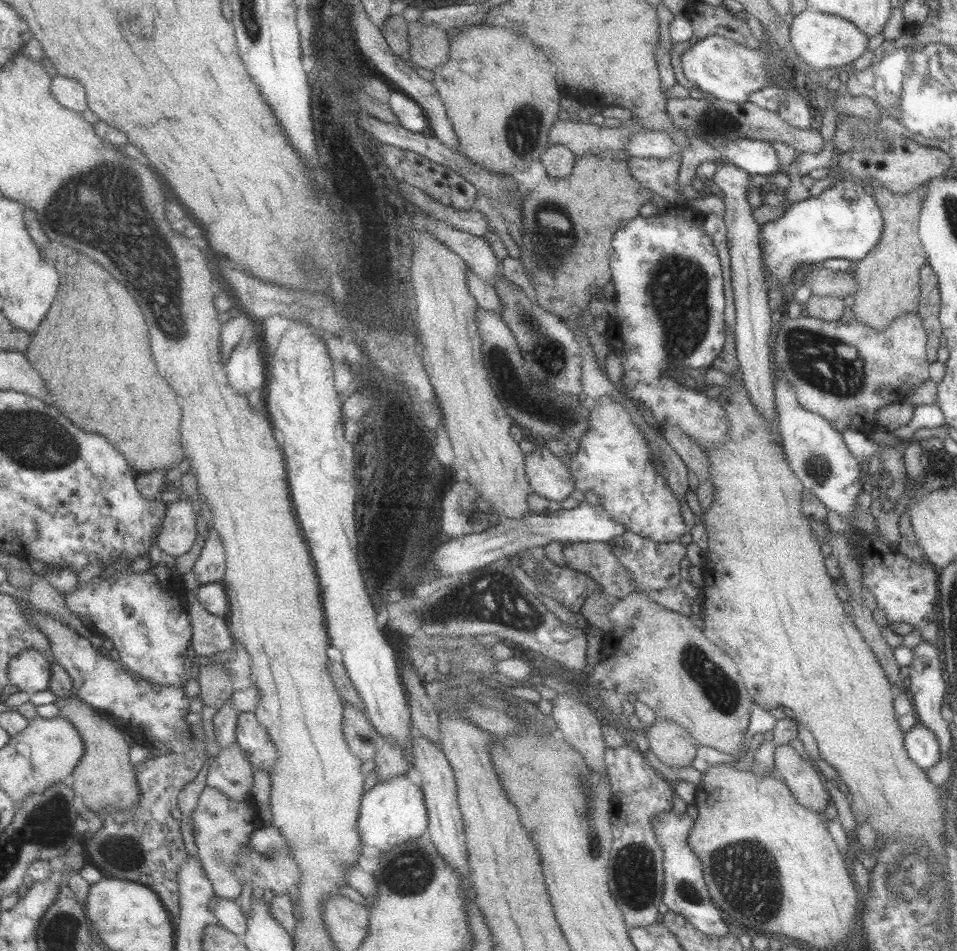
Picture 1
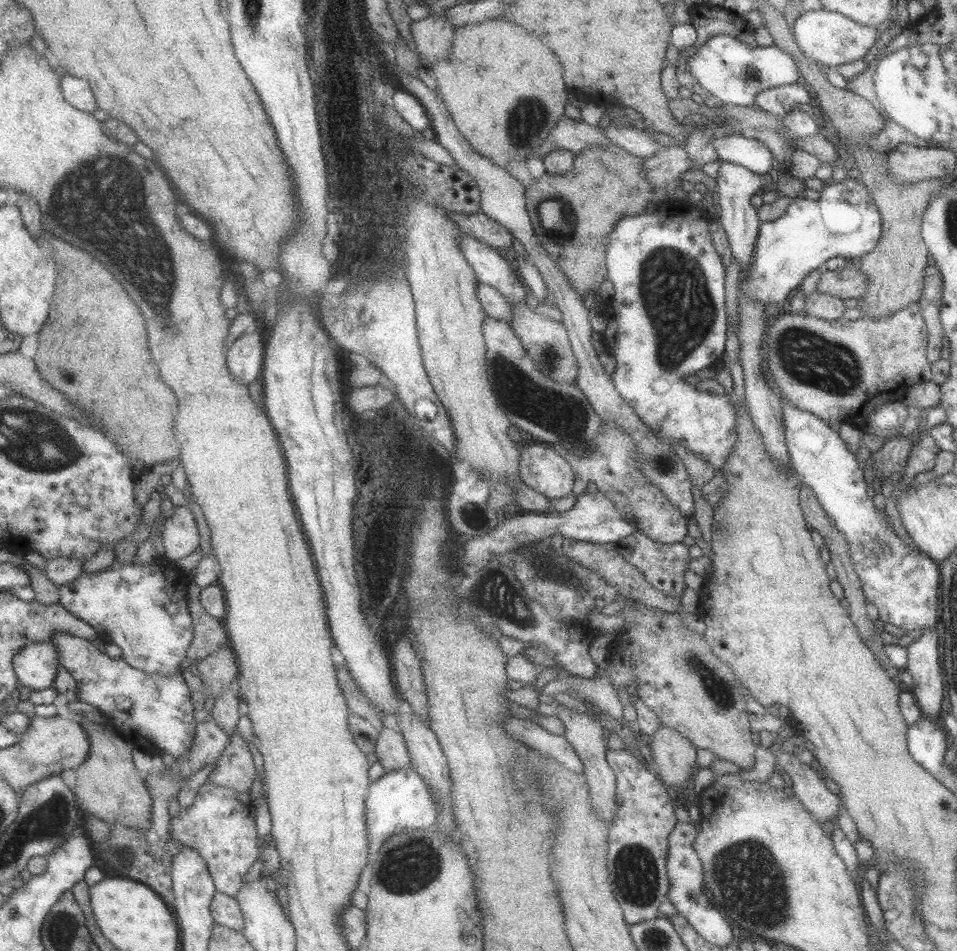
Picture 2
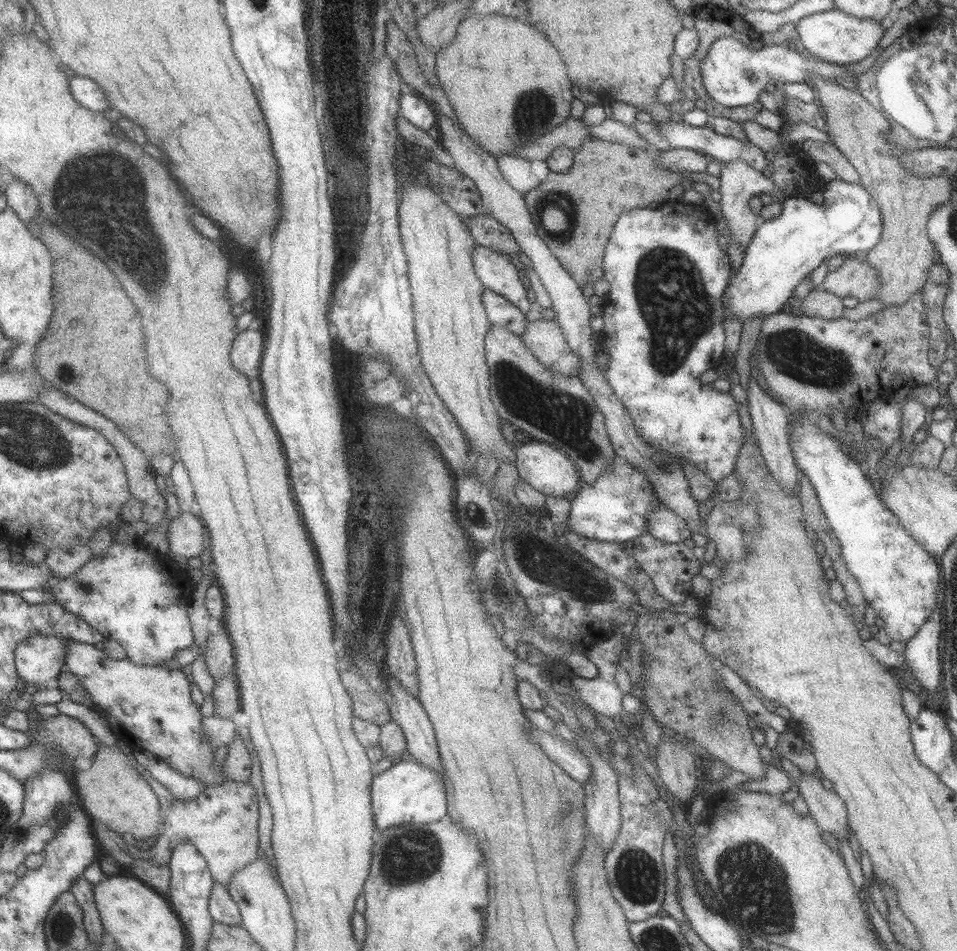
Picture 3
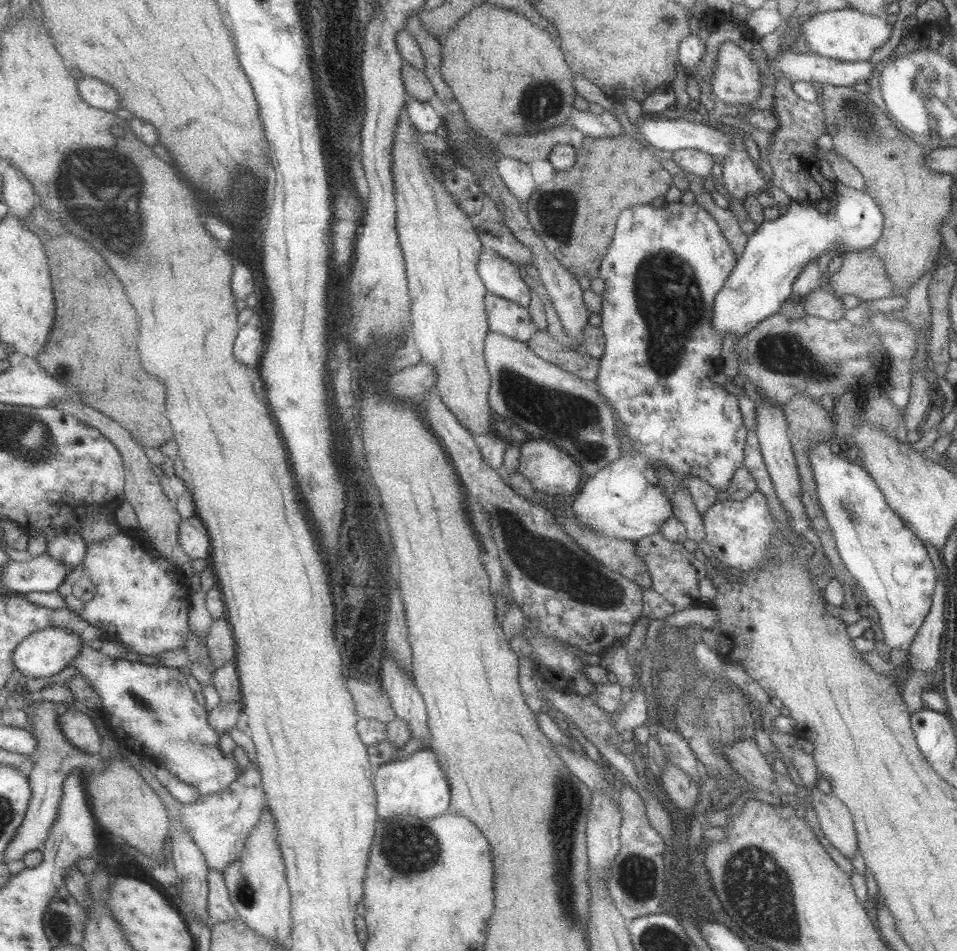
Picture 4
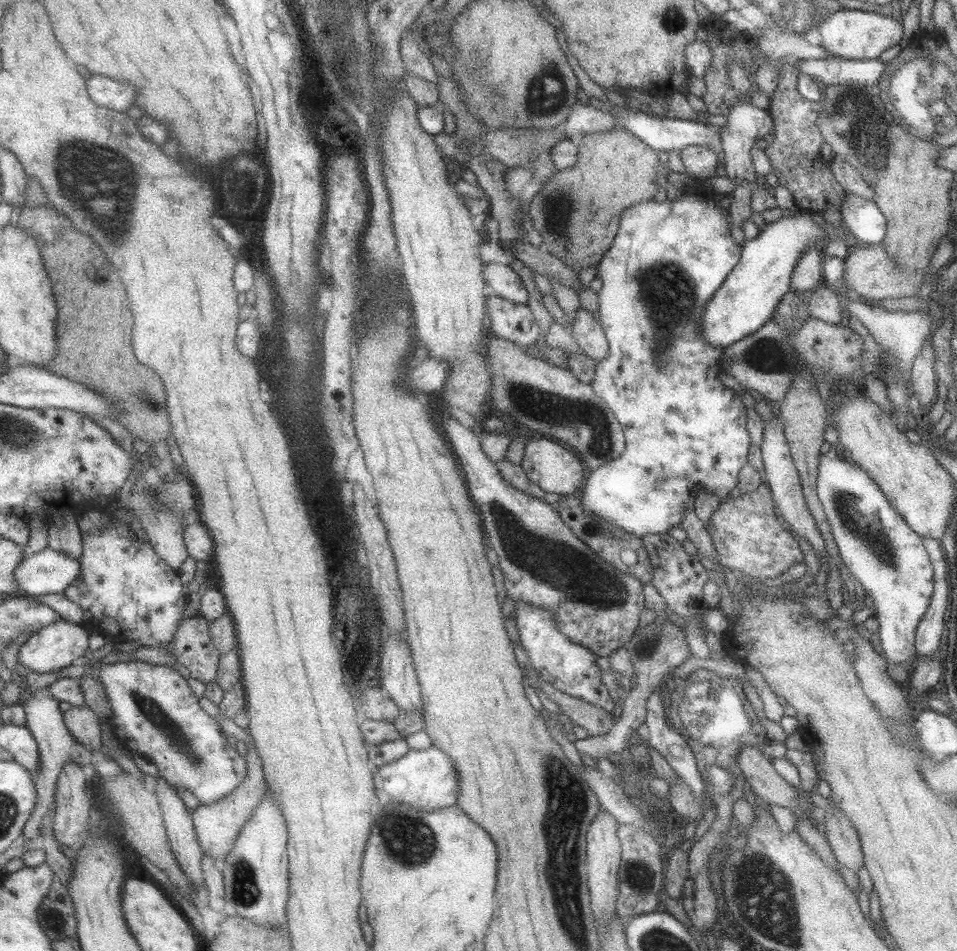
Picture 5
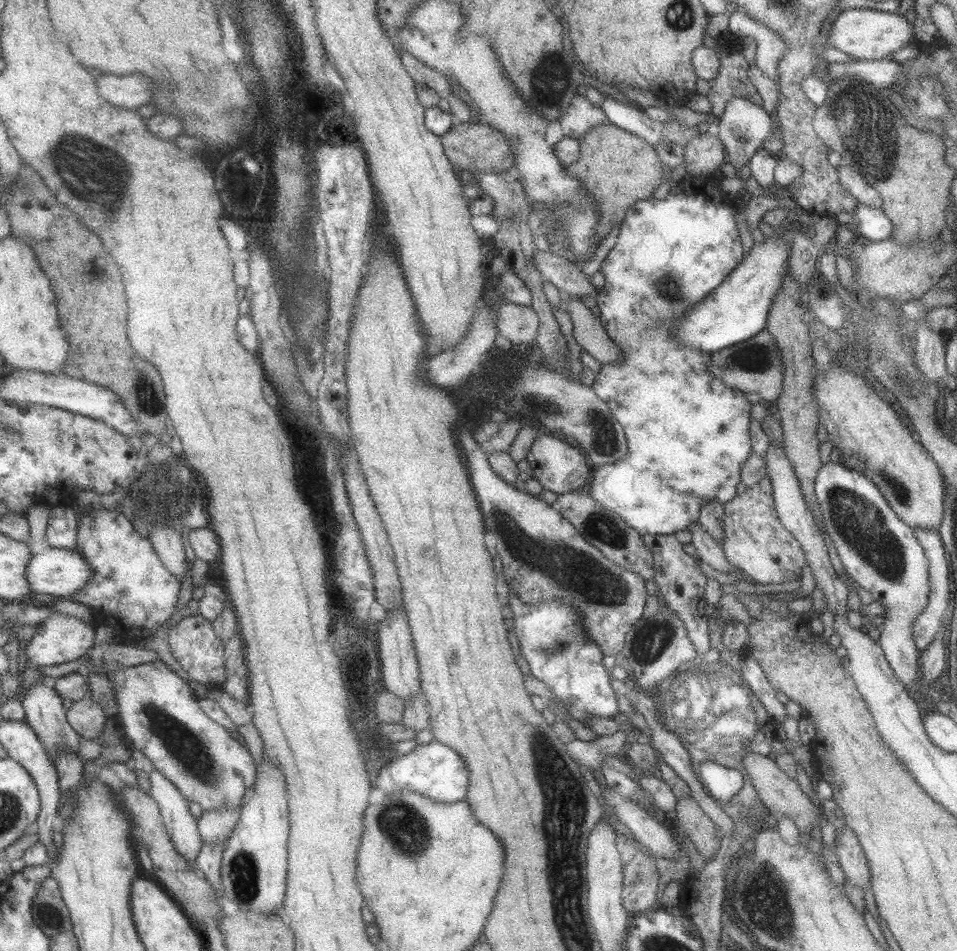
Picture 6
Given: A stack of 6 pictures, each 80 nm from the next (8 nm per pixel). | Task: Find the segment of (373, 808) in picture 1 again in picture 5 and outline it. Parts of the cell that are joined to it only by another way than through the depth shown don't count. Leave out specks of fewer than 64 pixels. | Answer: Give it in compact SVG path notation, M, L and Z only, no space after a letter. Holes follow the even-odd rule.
M436 746L426 750L410 749L401 759L373 769L376 792L374 809L383 810L388 804L396 802L425 812L447 808L454 804L459 795L457 777L451 759Z

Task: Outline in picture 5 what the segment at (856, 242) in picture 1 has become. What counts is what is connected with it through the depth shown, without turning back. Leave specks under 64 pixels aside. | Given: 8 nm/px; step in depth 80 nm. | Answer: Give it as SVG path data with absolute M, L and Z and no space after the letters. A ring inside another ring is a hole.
M846 192L839 214L841 228L856 238L856 245L880 244L885 234L886 219L874 202ZM799 209L799 214L796 216L787 216L787 218L779 218L777 222L766 223L759 230L758 235L754 238L747 239L744 245L740 248L740 257L733 270L713 293L710 301L706 304L705 310L700 320L700 334L704 341L710 342L712 345L721 347L722 349L741 340L744 336L749 336L749 333L755 332L766 320L772 318L776 306L779 304L781 297L790 291L791 273L795 269L797 261L804 254L808 246L815 244L823 249L828 241L826 233L823 231L823 226L816 224L812 218L812 212Z

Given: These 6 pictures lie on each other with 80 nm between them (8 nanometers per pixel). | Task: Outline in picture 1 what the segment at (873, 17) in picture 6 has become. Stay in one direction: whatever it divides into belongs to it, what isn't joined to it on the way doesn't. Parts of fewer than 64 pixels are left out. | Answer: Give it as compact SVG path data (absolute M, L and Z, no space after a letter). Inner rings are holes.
M806 8L789 21L789 40L794 54L816 72L823 68L834 68L850 64L866 50L868 36L848 20Z

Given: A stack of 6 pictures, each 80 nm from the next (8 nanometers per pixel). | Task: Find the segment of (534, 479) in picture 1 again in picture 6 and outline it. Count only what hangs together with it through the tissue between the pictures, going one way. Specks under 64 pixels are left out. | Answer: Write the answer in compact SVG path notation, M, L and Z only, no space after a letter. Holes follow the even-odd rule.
M539 436L532 442L525 458L531 477L539 482L543 490L550 490L555 494L577 491L589 478L590 465L586 456L577 446L563 438Z

